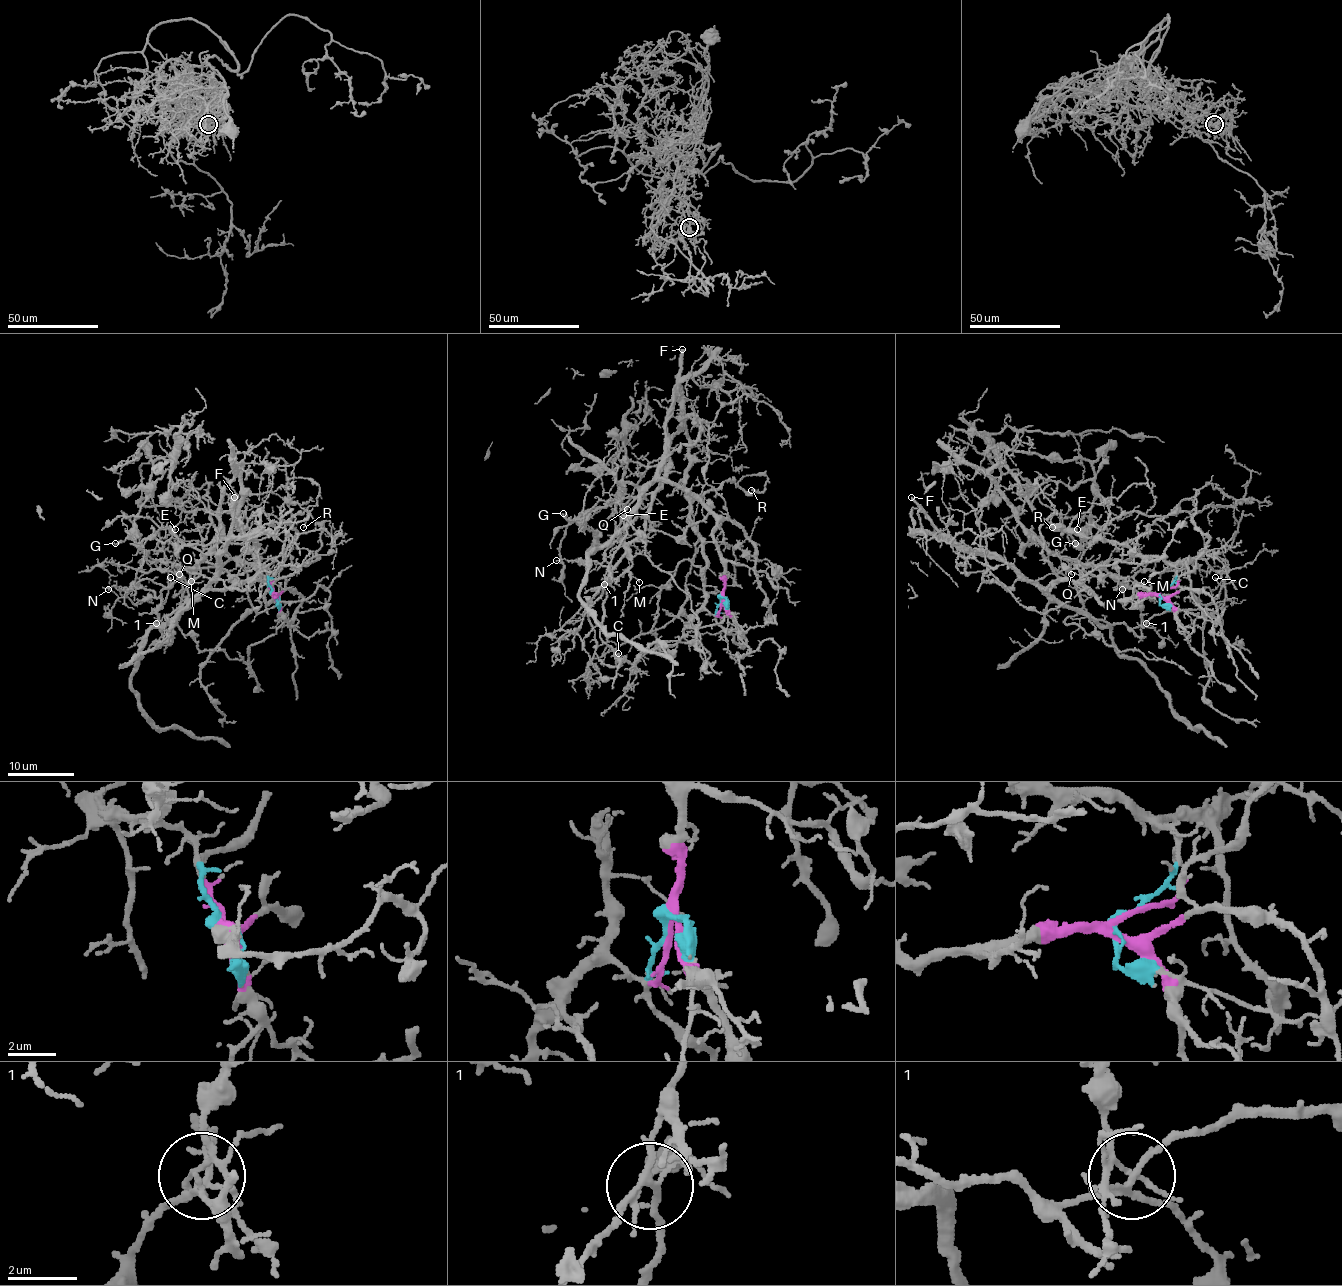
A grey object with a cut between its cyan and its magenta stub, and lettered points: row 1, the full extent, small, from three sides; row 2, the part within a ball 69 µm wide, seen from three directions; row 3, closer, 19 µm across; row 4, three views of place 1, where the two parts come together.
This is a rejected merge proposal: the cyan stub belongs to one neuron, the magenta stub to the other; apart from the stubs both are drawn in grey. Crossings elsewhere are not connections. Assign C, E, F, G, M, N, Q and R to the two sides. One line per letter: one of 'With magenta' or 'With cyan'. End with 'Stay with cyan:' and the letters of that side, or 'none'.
C: With magenta
E: With cyan
F: With magenta
G: With cyan
M: With cyan
N: With cyan
Q: With magenta
R: With magenta
Stay with cyan: E, G, M, N

